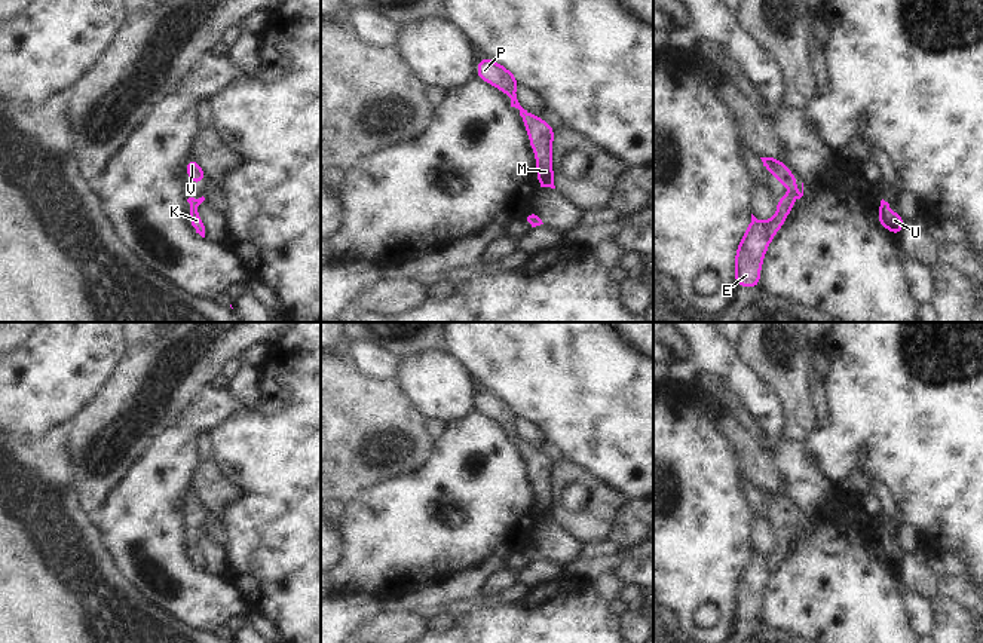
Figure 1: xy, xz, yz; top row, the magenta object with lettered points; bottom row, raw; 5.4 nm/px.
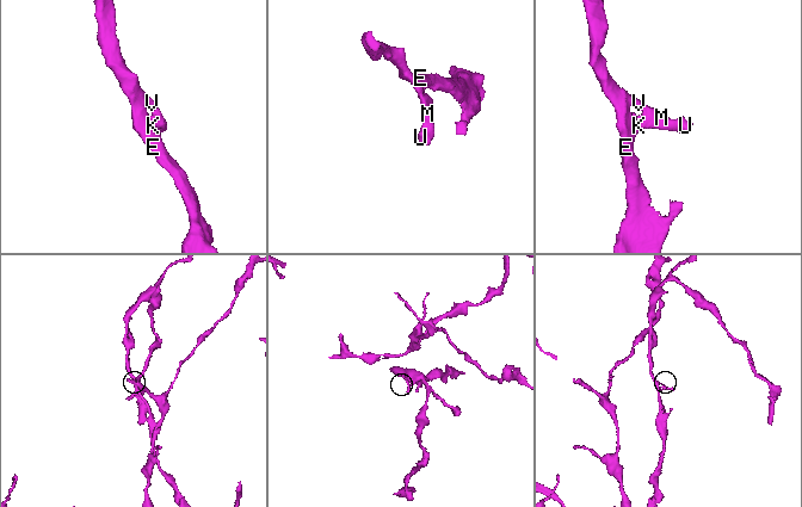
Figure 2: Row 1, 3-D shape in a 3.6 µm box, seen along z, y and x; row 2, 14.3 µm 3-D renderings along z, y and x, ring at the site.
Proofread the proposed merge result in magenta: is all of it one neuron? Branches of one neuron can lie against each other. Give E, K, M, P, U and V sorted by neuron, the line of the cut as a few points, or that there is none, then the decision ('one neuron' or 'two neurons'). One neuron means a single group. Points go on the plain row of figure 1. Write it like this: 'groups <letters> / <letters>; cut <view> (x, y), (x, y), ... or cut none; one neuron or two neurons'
groups E K M P U V; cut none; one neuron

